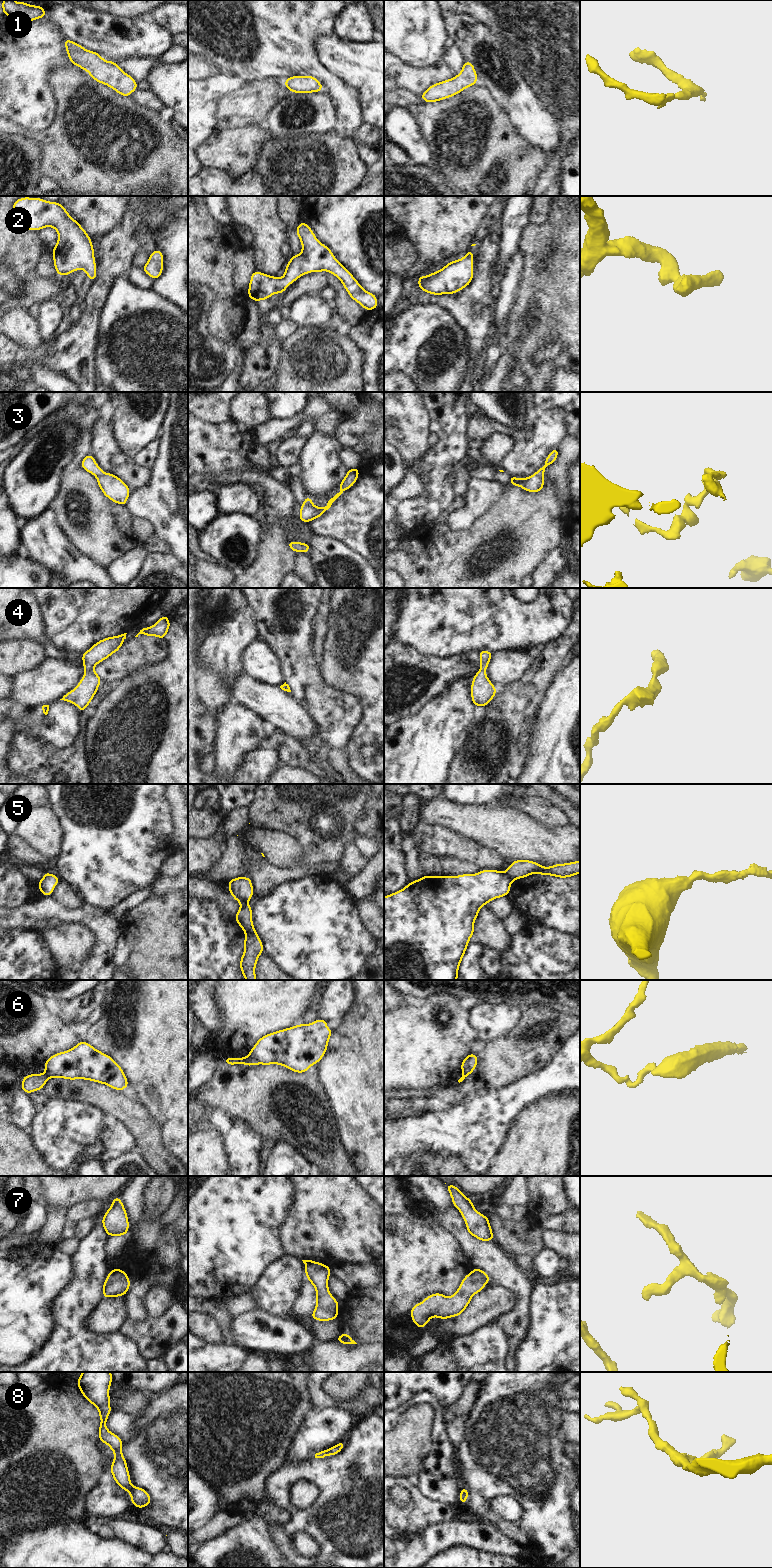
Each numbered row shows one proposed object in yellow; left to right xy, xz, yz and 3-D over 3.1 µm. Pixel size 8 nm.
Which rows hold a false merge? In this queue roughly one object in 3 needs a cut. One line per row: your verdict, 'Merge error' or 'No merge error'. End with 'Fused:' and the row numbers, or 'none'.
1: No merge error
2: No merge error
3: No merge error
4: No merge error
5: Merge error
6: Merge error
7: No merge error
8: No merge error
Fused: 5, 6.

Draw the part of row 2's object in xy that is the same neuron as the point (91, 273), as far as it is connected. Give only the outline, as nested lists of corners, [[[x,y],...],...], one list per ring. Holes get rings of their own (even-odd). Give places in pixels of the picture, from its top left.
[[[23,197],[14,202],[12,212],[26,230],[53,227],[57,231],[59,237],[52,256],[58,275],[67,276],[84,269],[91,282],[96,279],[91,238],[59,202],[45,201],[40,197]]]

